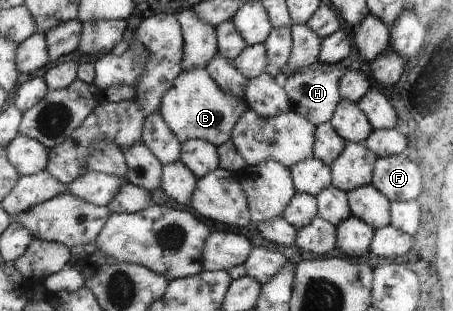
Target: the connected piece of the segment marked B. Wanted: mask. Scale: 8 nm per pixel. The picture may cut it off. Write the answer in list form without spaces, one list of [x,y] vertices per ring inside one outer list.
[[[205,68],[184,70],[164,94],[160,113],[183,144],[189,139],[201,139],[217,147],[232,140],[232,130],[248,109],[244,99],[223,90]]]

